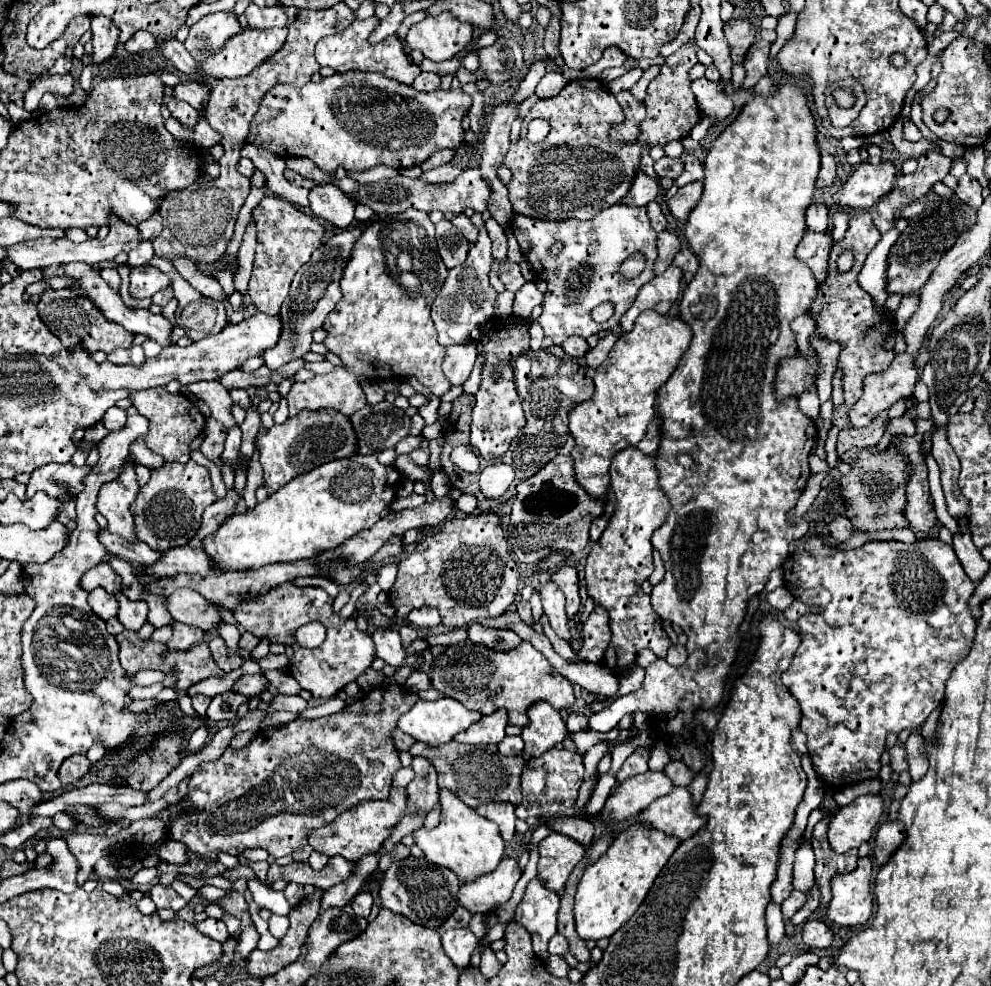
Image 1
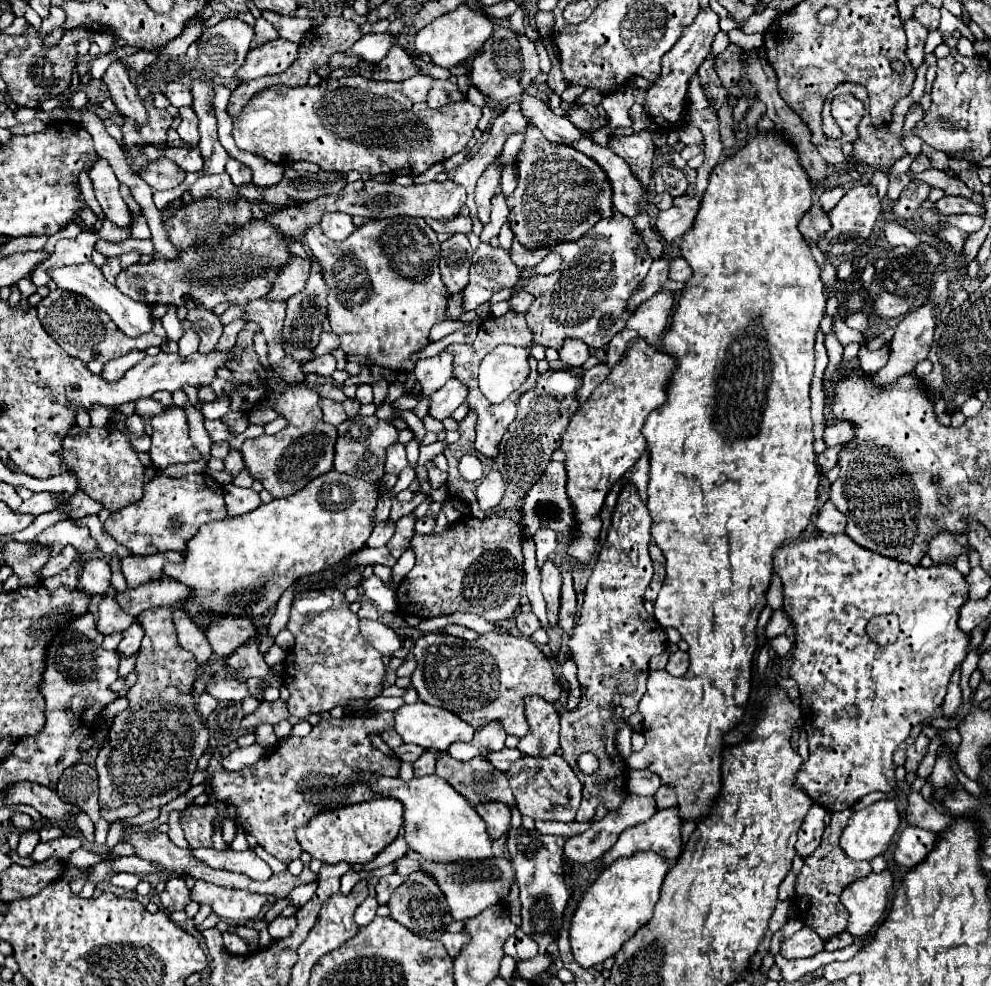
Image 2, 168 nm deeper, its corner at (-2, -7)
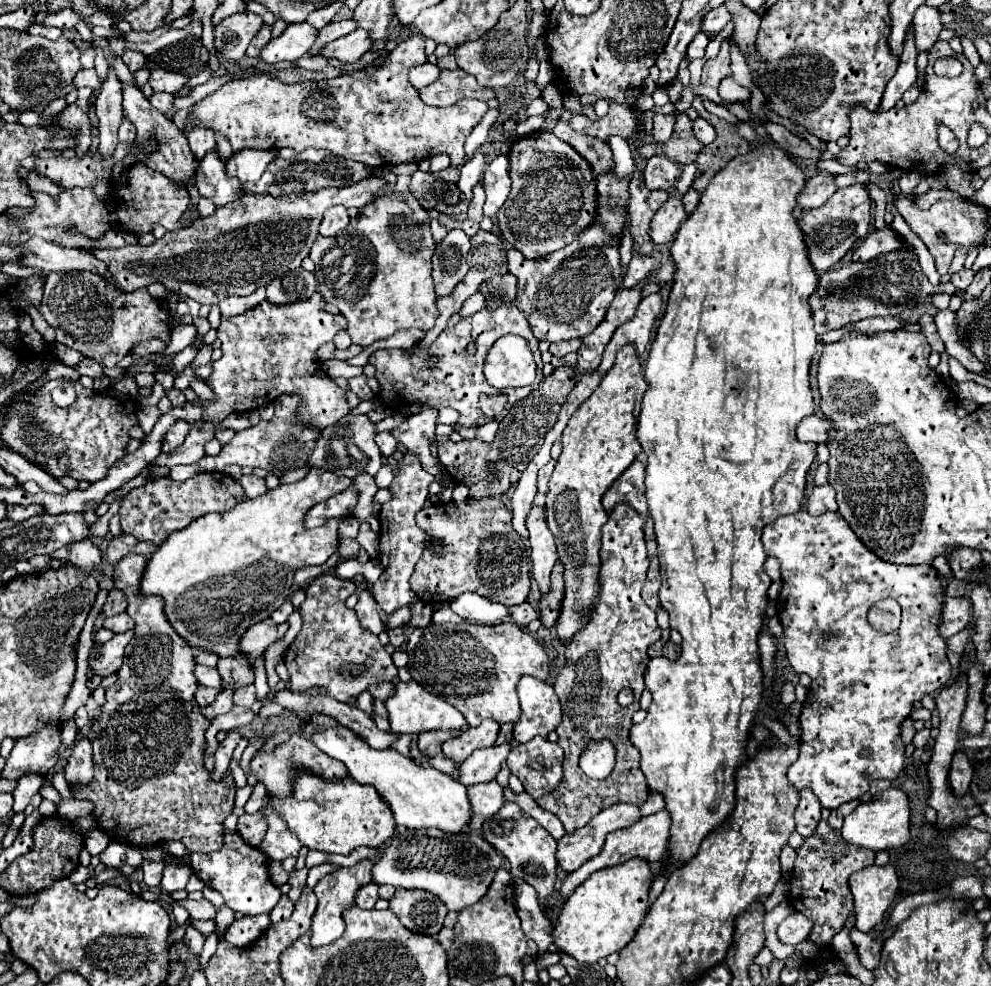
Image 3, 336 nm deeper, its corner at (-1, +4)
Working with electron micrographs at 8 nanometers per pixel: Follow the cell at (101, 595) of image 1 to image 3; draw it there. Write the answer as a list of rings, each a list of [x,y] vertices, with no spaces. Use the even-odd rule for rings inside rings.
[[[118,613],[118,615],[106,617],[102,625],[104,625],[106,629],[112,629],[114,633],[124,633],[124,631],[128,631],[128,629],[134,627],[134,621],[130,619],[128,613]]]

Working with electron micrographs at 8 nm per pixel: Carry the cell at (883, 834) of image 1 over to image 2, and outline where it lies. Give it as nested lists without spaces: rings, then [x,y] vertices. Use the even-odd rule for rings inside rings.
[[[909,826],[901,832],[897,840],[895,860],[907,868],[915,868],[927,858],[927,852],[931,852],[931,848],[935,848],[937,842],[939,834],[917,826]]]

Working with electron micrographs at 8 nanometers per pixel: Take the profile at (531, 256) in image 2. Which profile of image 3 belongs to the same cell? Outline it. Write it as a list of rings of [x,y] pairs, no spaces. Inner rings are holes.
[[[594,221],[588,225],[570,245],[548,253],[538,259],[526,259],[518,249],[508,251],[508,271],[518,277],[518,295],[514,299],[514,305],[526,315],[532,333],[538,341],[568,341],[572,337],[586,337],[590,335],[606,315],[606,309],[610,307],[616,289],[622,287],[624,275],[622,275],[622,263],[620,263],[620,245],[616,237],[610,237],[600,221]]]

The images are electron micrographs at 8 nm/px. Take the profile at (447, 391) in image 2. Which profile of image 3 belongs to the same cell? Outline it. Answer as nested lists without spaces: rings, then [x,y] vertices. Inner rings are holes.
[[[426,407],[418,415],[410,415],[402,425],[394,429],[394,437],[419,458],[421,465],[426,467],[428,473],[440,477],[442,475],[441,462],[432,456],[430,443],[434,441],[436,433],[436,419],[438,419],[438,409],[436,407]]]

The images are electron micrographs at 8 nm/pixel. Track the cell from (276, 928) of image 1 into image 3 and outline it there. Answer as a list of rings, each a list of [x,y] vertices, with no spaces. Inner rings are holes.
[[[282,895],[280,897],[280,901],[278,901],[278,905],[270,911],[270,917],[272,917],[272,923],[278,923],[278,921],[286,921],[290,915],[292,915],[292,911],[294,911],[294,903],[286,897],[286,895]]]

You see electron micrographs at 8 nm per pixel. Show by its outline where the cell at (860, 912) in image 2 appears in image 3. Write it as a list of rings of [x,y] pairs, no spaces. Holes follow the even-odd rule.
[[[872,865],[852,873],[848,883],[856,905],[856,929],[866,933],[882,923],[884,913],[896,895],[896,869],[892,865]]]

